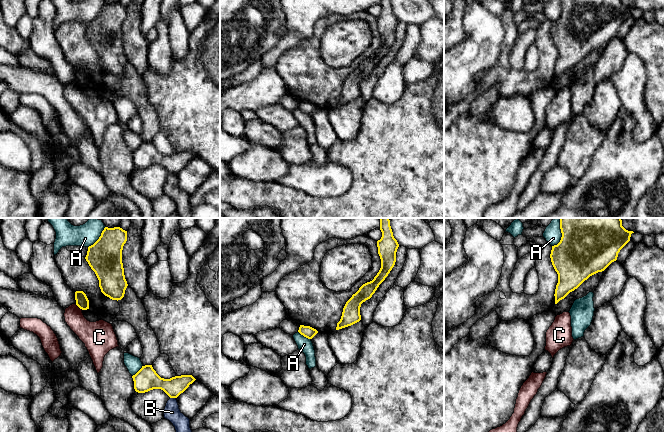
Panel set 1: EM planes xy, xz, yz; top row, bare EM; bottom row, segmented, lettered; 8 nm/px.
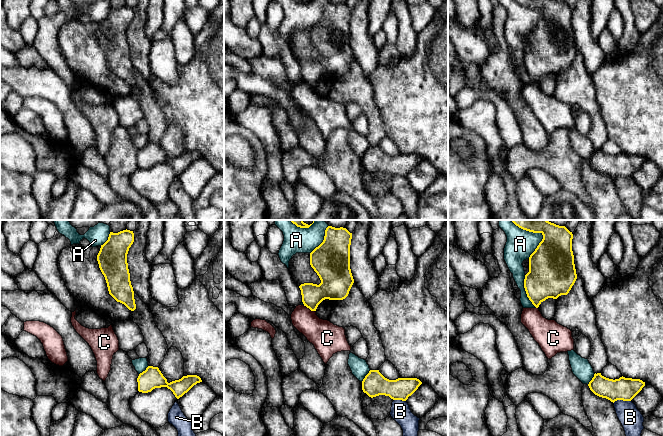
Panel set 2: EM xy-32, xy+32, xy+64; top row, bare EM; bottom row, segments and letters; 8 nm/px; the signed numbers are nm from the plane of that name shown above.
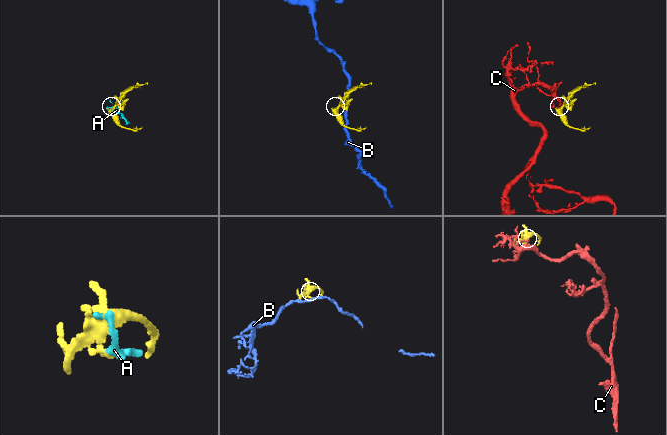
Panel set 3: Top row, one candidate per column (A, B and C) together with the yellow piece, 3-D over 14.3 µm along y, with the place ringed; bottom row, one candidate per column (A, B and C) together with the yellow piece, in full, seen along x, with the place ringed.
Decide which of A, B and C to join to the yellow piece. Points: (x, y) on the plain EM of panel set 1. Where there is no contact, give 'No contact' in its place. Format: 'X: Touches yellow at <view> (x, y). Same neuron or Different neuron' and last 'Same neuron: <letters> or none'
A: Touches yellow at yz (562, 12). Different neuron
B: Touches yellow at xy (173, 173). Different neuron
C: Touches yellow at xy (79, 83). Different neuron
Same neuron: none

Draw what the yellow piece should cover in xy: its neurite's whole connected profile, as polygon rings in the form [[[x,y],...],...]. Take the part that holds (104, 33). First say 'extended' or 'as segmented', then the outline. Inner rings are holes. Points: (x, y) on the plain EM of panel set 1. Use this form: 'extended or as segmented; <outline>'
as segmented; [[[105,3],[99,15],[88,23],[85,33],[95,48],[101,68],[112,76],[121,76],[128,62],[122,39],[122,26],[127,7]]]

